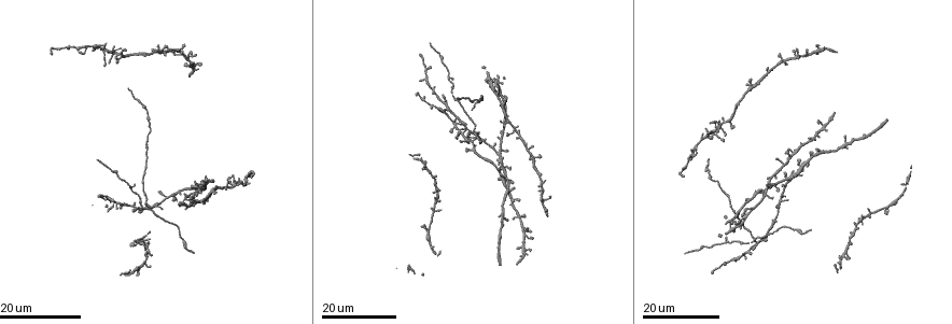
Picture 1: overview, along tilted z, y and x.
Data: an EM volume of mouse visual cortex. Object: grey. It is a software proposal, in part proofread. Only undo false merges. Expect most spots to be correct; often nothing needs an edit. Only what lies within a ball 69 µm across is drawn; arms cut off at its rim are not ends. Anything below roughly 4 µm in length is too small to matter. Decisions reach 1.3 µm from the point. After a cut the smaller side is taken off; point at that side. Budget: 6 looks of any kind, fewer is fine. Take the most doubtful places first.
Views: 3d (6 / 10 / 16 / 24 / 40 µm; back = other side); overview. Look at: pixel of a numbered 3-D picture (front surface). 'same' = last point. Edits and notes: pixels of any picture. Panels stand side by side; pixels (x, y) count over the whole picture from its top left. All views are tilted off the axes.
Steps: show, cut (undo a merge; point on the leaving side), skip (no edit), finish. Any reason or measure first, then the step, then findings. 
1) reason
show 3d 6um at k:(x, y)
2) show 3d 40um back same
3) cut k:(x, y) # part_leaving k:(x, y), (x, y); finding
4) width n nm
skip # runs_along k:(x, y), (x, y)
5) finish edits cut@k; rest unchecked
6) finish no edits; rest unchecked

arms part here
show 3d 16um at 1:(447, 106)

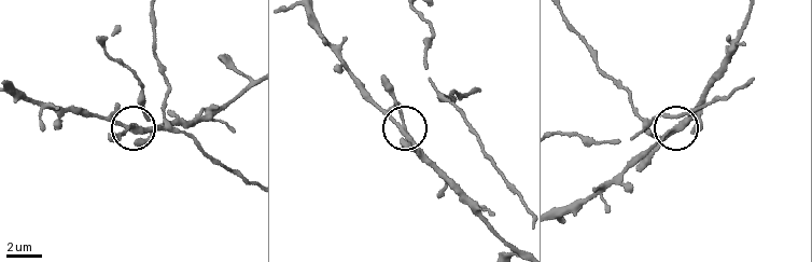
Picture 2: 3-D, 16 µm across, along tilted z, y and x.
closer look
show 3d 6um at 2:(672, 132)

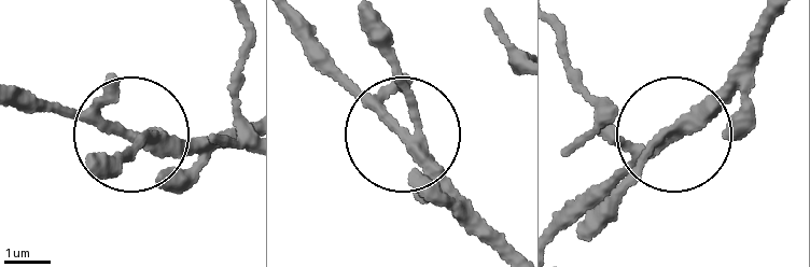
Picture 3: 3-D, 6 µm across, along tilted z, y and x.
skip # runs_along 3:(237, 92), (226, 139), (124, 157), (131, 137), (19, 98); continuous, no second neuron

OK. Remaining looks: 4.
four arms meet
show 3d 24um at 1:(721, 126)

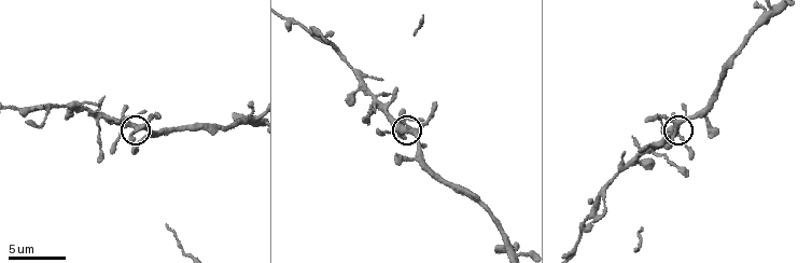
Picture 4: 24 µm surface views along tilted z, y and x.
closer look
show 3d 6um at 4:(411, 131)

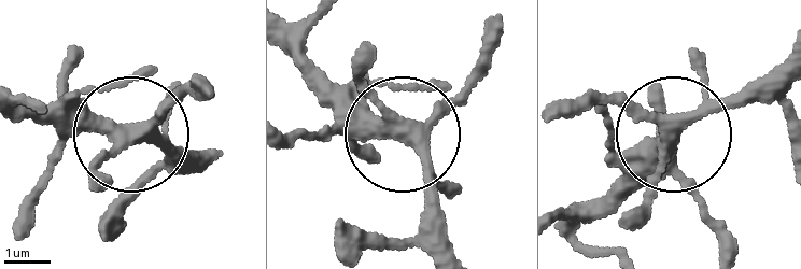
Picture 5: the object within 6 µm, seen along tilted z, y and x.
show 3d 6um back at 5:(394, 131)

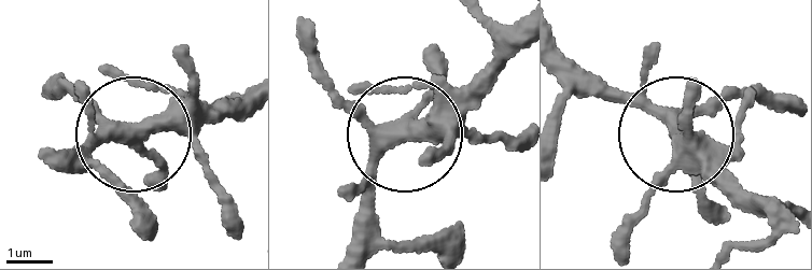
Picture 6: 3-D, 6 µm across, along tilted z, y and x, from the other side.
skip # one neuron here

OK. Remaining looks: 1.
finish no edits; rest unchecked

